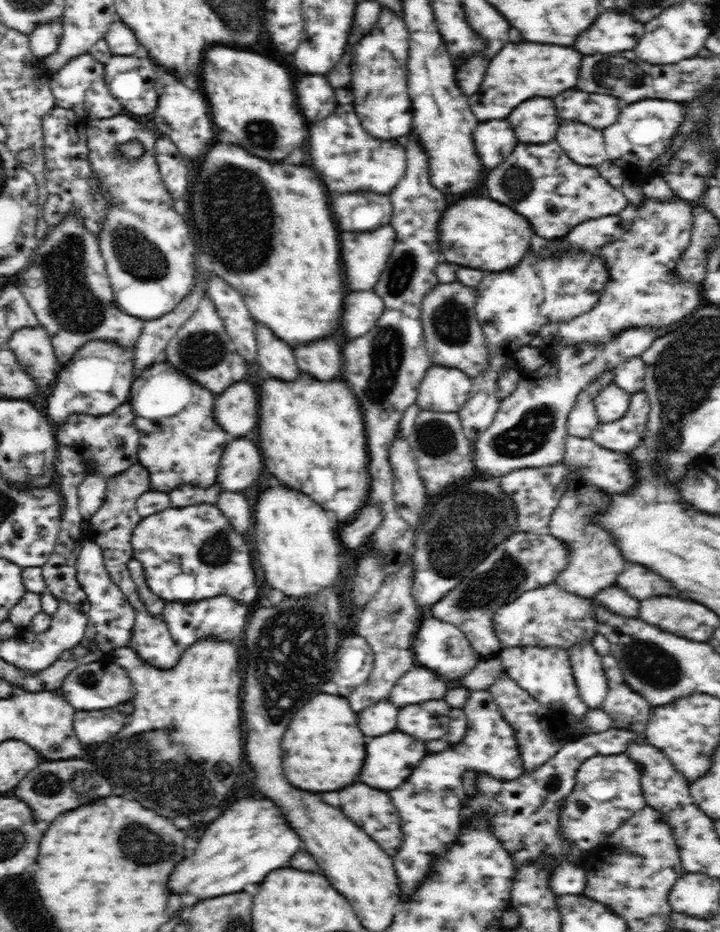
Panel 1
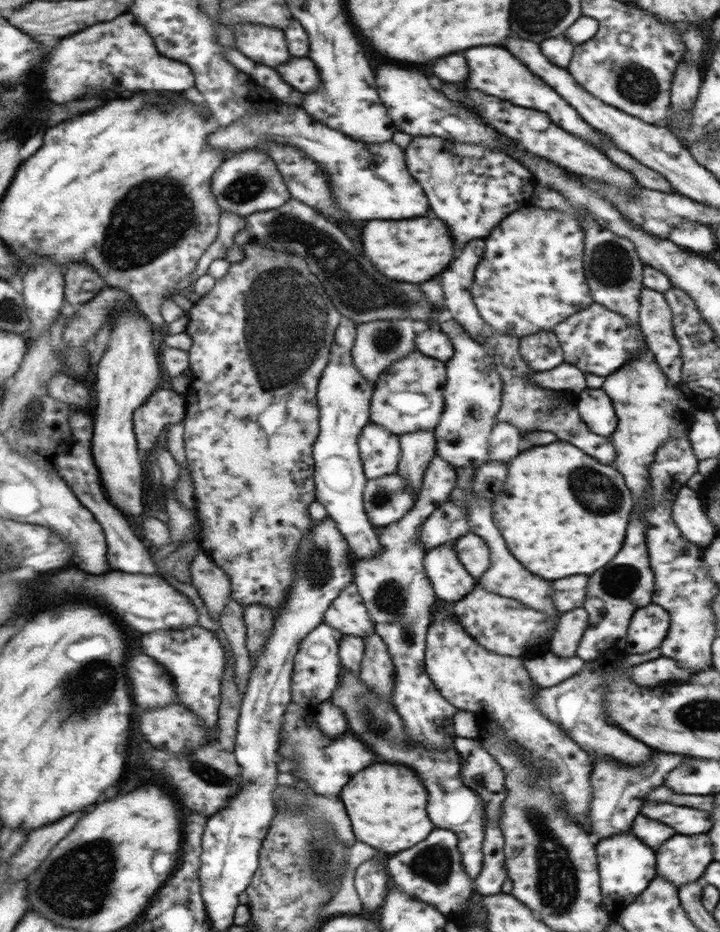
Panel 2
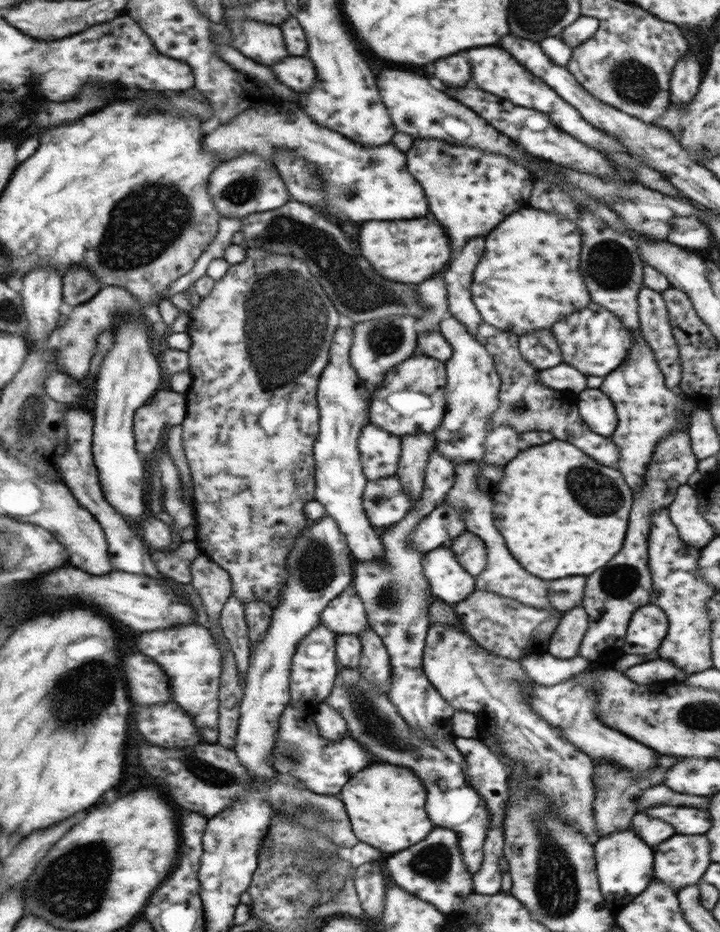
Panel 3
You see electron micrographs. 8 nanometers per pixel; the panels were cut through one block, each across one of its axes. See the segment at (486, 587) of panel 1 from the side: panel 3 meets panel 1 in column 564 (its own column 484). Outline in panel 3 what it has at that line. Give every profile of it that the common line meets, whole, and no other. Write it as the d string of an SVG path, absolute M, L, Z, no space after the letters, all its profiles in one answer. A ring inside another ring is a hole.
M464 531L447 546L454 553L462 568L473 577L478 576L486 566L487 550L485 542L474 533Z

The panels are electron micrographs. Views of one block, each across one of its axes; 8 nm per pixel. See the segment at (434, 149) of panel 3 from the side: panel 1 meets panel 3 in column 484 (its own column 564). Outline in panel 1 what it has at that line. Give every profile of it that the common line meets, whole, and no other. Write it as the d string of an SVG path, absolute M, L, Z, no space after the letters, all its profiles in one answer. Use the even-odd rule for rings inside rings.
M556 140L544 144L517 144L512 154L505 160L504 164L494 168L486 176L488 196L492 200L498 200L500 204L512 206L512 210L528 218L536 236L560 240L565 238L575 226L595 218L614 216L628 205L621 189L608 184L608 181L600 176L597 167L577 165Z

